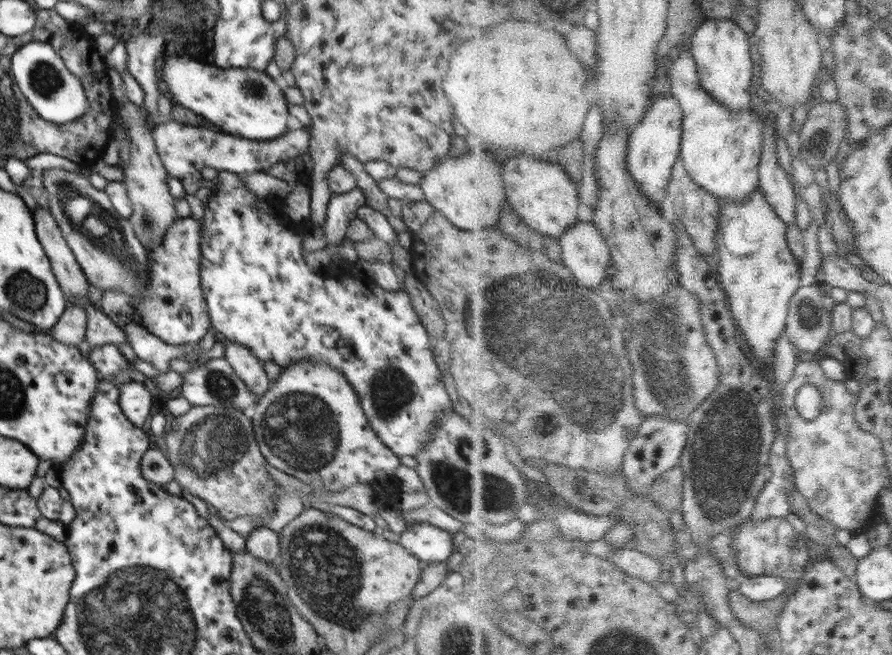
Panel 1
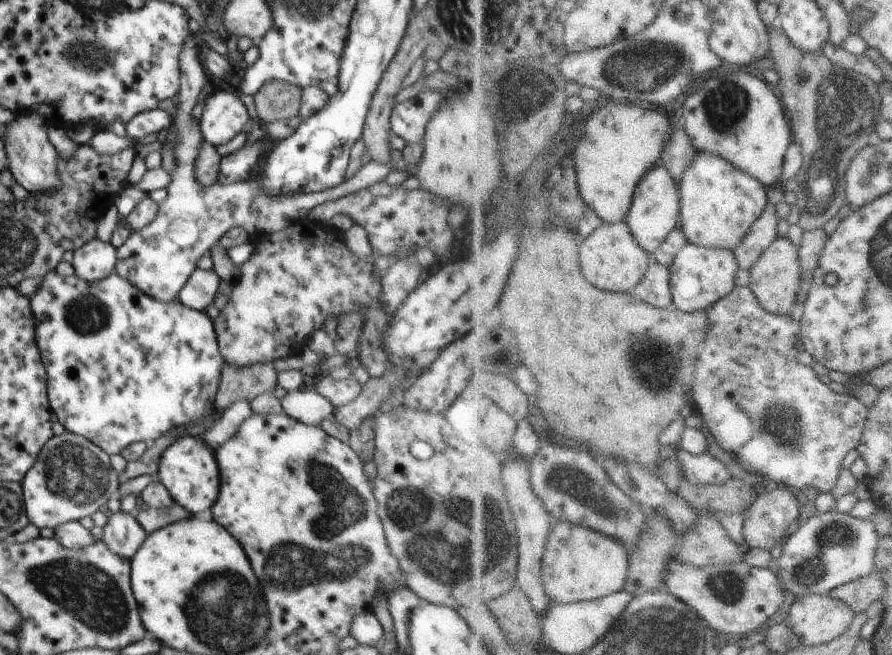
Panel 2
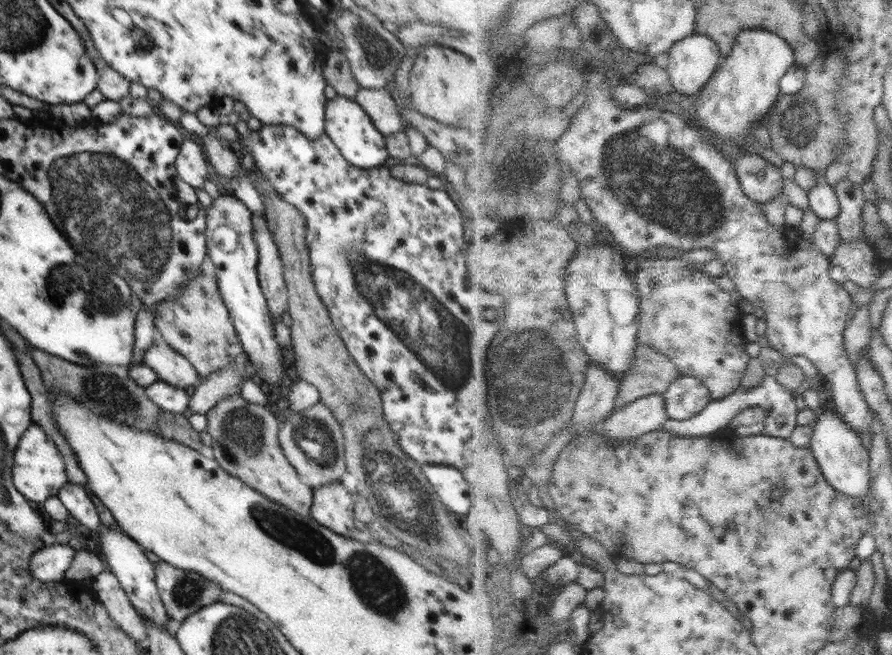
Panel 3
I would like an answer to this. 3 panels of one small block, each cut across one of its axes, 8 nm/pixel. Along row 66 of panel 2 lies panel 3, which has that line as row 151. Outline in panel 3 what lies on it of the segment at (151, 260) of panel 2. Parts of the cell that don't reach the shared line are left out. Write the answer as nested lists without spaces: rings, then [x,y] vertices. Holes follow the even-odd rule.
[[[186,139],[180,147],[175,160],[178,176],[191,188],[204,188],[204,181],[208,178],[207,156],[203,148],[195,140]]]

